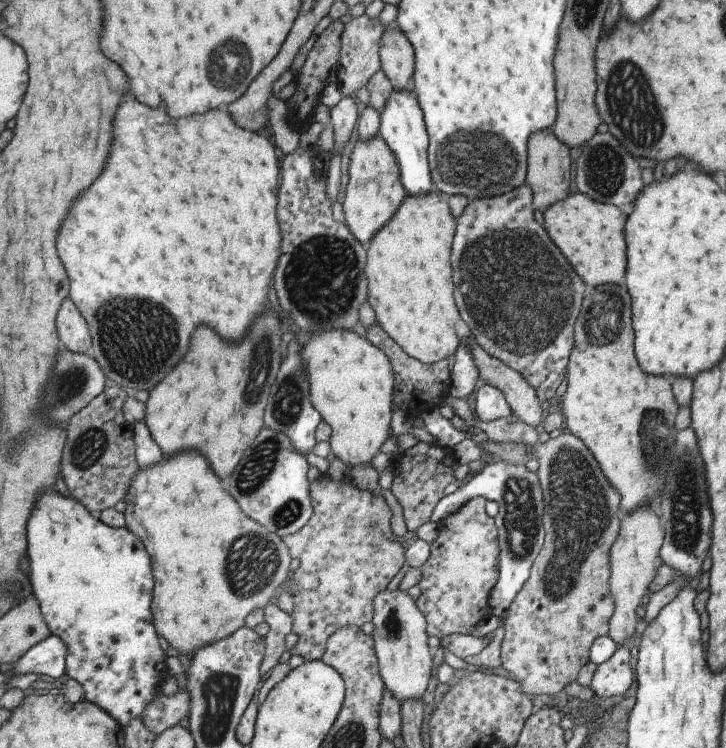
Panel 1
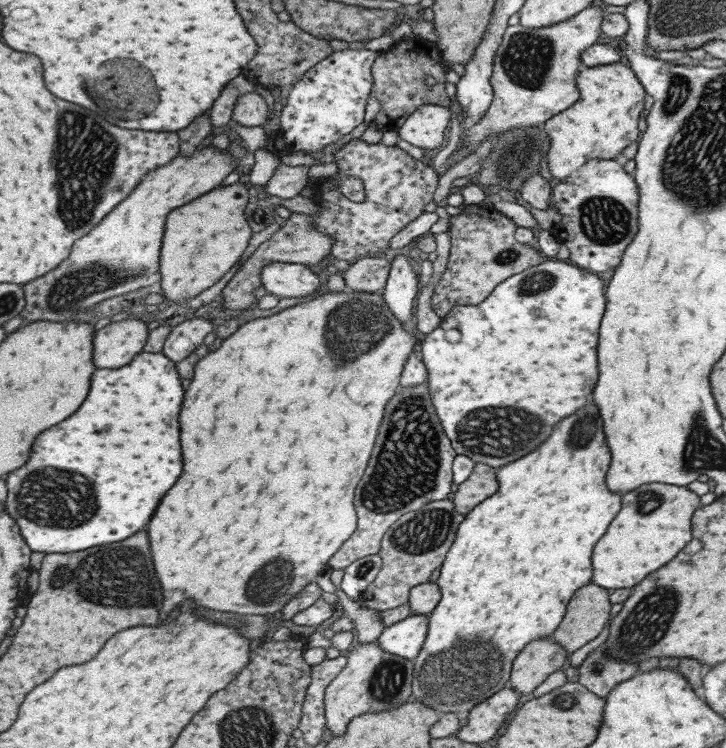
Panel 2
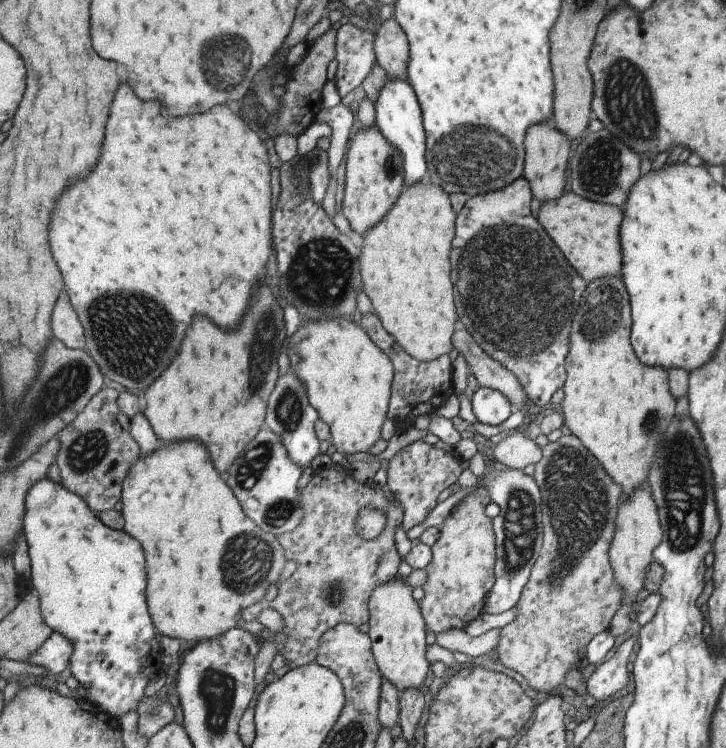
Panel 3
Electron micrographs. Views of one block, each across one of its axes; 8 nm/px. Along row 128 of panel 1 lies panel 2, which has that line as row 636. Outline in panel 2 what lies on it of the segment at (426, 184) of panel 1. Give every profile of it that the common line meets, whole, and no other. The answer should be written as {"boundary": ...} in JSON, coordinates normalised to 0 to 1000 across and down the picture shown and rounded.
{"boundary":[[[565,821],[547,834],[530,840],[519,860],[532,872],[552,877],[562,884],[570,882],[587,857],[590,832],[591,822]]]}

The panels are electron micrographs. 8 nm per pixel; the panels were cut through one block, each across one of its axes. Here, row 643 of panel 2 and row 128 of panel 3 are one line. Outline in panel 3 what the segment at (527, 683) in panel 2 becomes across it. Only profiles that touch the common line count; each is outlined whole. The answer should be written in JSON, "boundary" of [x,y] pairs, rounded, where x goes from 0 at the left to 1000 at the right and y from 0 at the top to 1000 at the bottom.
{"boundary":[[[760,162],[736,166],[727,171],[722,182],[723,214],[720,237],[730,245],[734,263],[741,270],[766,267],[777,259],[780,249],[780,227],[788,206],[788,194],[780,179],[774,179]]]}

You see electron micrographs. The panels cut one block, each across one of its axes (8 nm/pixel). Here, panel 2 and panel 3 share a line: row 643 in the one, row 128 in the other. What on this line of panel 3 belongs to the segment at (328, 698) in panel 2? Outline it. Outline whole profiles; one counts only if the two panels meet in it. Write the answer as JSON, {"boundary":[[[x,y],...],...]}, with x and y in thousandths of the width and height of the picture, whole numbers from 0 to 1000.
{"boundary":[[[518,168],[496,171],[481,189],[477,215],[475,258],[471,286],[485,309],[499,316],[515,305],[529,286],[543,275],[556,249],[556,211],[554,203],[537,193]]]}

